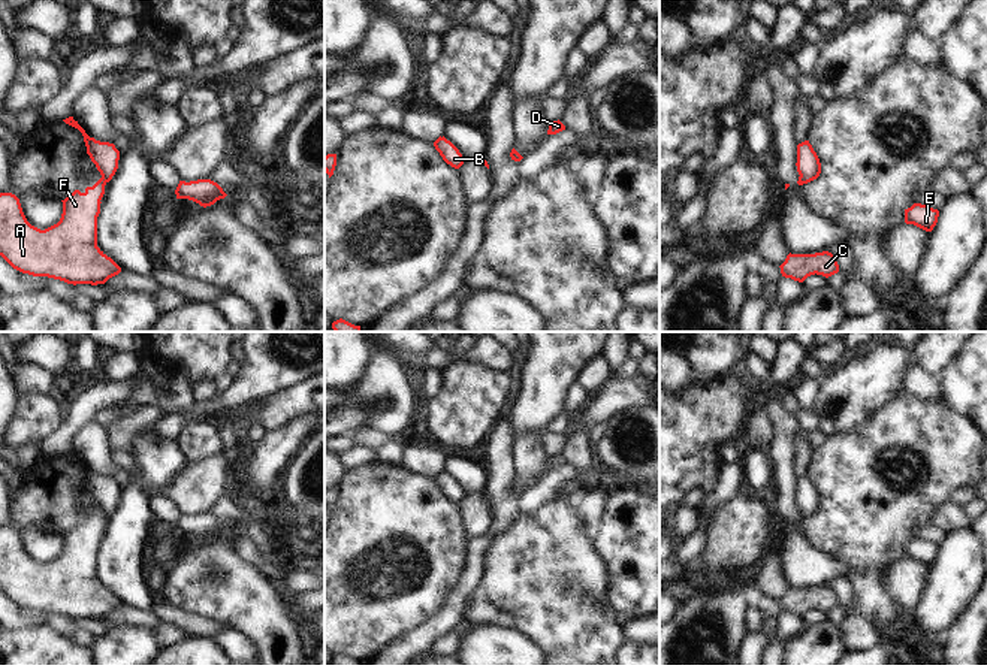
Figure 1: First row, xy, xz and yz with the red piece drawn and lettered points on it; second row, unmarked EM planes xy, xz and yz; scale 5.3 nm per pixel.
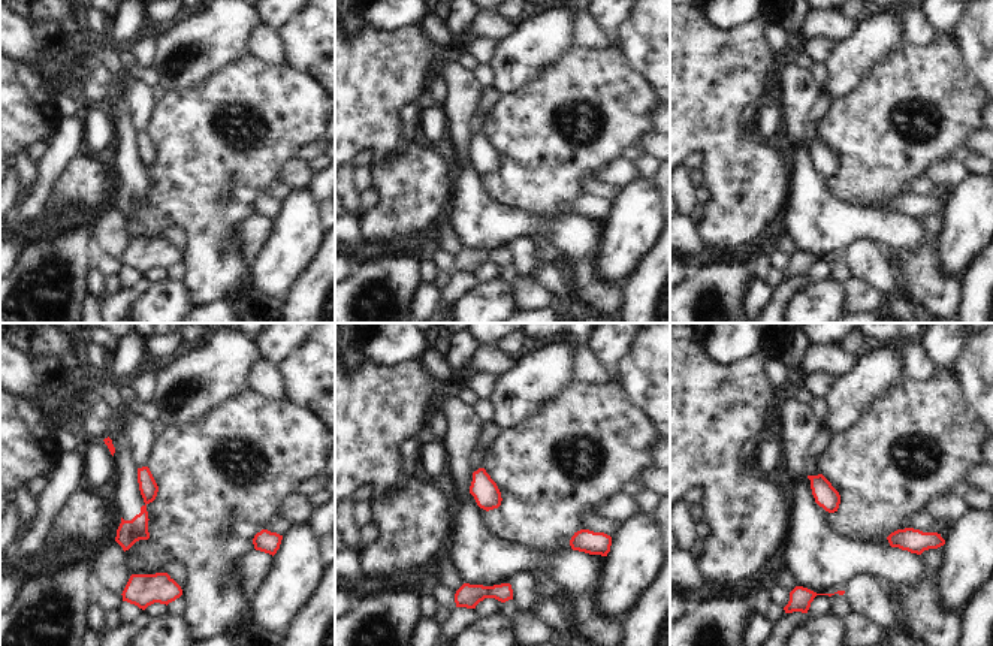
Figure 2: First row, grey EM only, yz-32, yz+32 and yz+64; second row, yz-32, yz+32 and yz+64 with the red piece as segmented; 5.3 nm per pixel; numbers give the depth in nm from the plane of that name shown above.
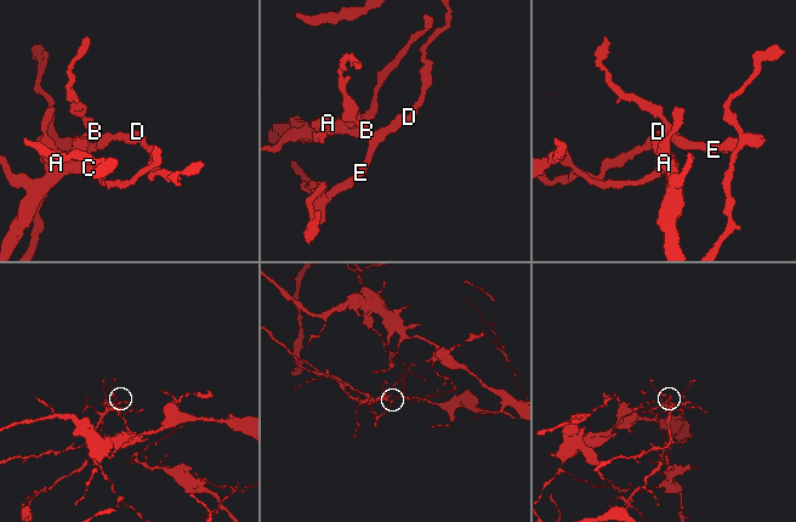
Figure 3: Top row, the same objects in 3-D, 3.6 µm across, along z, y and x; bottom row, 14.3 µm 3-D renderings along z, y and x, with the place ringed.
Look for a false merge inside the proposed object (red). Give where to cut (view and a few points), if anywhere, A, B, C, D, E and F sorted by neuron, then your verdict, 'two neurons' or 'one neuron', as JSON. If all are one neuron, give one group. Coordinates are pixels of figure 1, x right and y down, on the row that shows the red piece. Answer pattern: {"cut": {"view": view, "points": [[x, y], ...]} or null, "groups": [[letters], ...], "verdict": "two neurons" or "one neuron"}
{"cut": {"view": "xy", "points": [[102, 177], [106, 181]]}, "groups": [["A", "C", "F"], ["B", "D", "E"]], "verdict": "two neurons"}

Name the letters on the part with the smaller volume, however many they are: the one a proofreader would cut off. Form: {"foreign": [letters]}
{"foreign": ["A", "C", "F"]}

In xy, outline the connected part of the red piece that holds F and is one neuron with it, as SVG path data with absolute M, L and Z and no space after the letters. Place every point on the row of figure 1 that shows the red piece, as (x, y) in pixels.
M105 178L84 193L75 190L63 202L57 224L40 230L31 226L12 193L0 193L0 256L16 270L33 276L48 276L67 284L105 284L118 275L121 267L97 247L97 217L105 194Z

